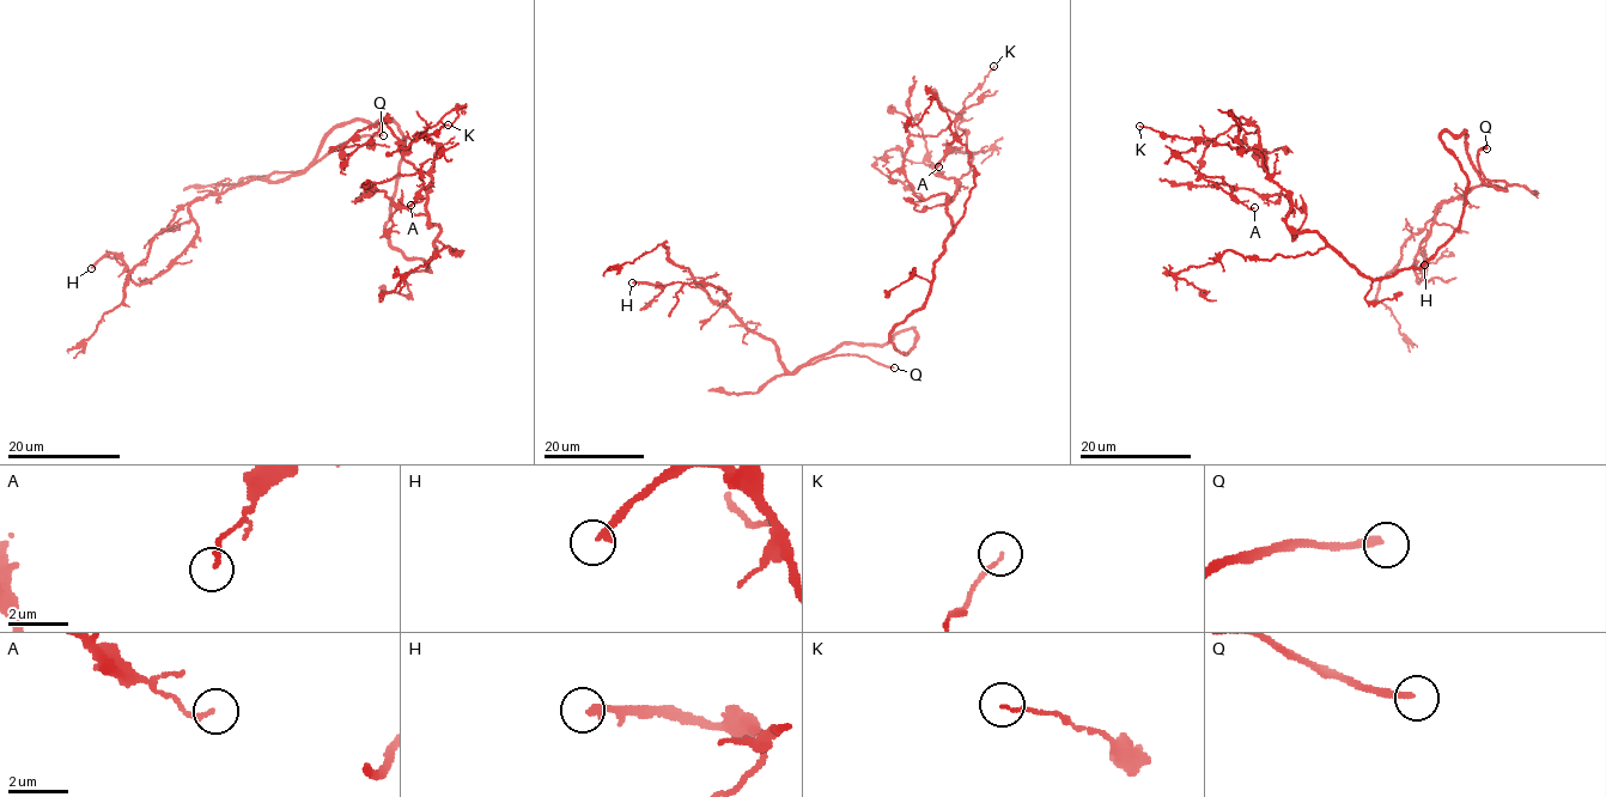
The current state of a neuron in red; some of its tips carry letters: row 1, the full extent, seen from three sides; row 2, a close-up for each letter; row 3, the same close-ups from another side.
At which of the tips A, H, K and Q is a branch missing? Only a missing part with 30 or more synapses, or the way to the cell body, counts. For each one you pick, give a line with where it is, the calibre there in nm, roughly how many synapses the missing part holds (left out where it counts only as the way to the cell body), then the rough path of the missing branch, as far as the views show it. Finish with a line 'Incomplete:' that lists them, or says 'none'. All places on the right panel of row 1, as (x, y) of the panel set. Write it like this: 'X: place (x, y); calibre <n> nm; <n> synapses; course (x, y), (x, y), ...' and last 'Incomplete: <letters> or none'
H: place (1424, 265); calibre 240 nm; 45 synapses; course (1424, 265), (1449, 305), (1489, 333), (1488, 377), (1491, 388), (1508, 401), (1526, 406), (1535, 415), (1525, 452)
Incomplete: H

